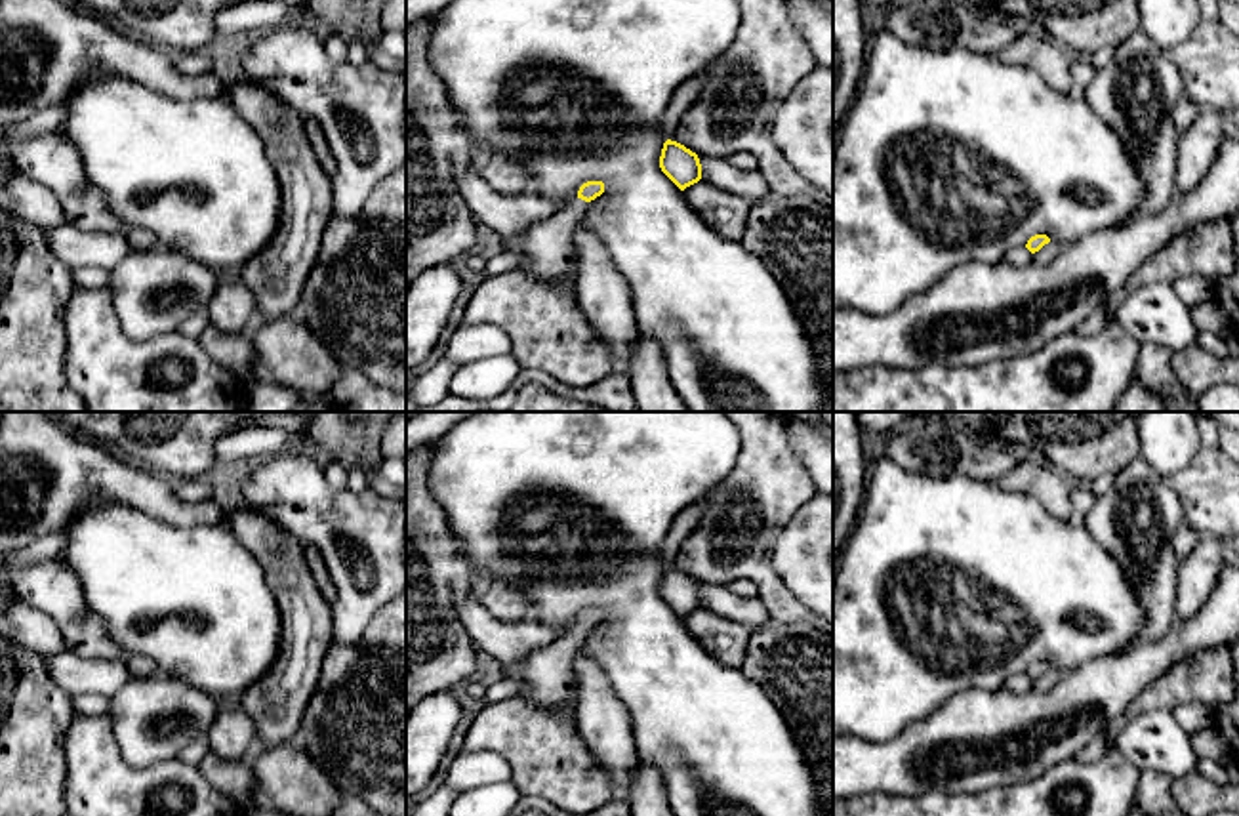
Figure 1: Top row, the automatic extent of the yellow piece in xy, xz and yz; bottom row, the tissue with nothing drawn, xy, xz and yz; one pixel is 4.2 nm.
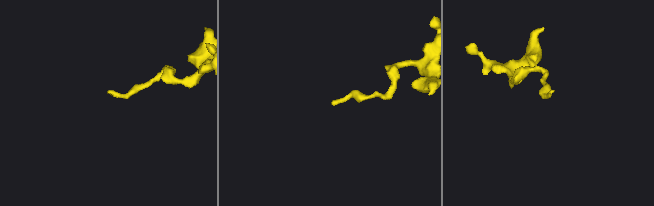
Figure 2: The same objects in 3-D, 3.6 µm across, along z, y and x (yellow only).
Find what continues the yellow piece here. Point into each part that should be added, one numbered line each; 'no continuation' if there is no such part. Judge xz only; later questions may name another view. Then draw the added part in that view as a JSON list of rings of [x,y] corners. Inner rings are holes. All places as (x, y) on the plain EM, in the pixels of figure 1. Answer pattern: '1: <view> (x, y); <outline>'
1: xz (549, 675); [[[574,625],[549,646],[534,650],[526,660],[503,663],[507,679],[520,679],[526,690],[520,698],[539,705],[578,707],[578,683],[574,660],[579,654],[587,629]]]

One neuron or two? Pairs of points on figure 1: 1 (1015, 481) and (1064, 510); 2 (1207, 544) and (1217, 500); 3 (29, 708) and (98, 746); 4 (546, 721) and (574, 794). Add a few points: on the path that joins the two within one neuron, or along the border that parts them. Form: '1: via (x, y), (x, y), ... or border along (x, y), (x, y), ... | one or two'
1: via (1026, 481), (1035, 481), (1053, 498) | one
2: border along (1201, 536), (1215, 536), (1218, 540) | two
3: border along (77, 715), (65, 738), (67, 775) | two
4: via (546, 738), (546, 752), (568, 776) | one

